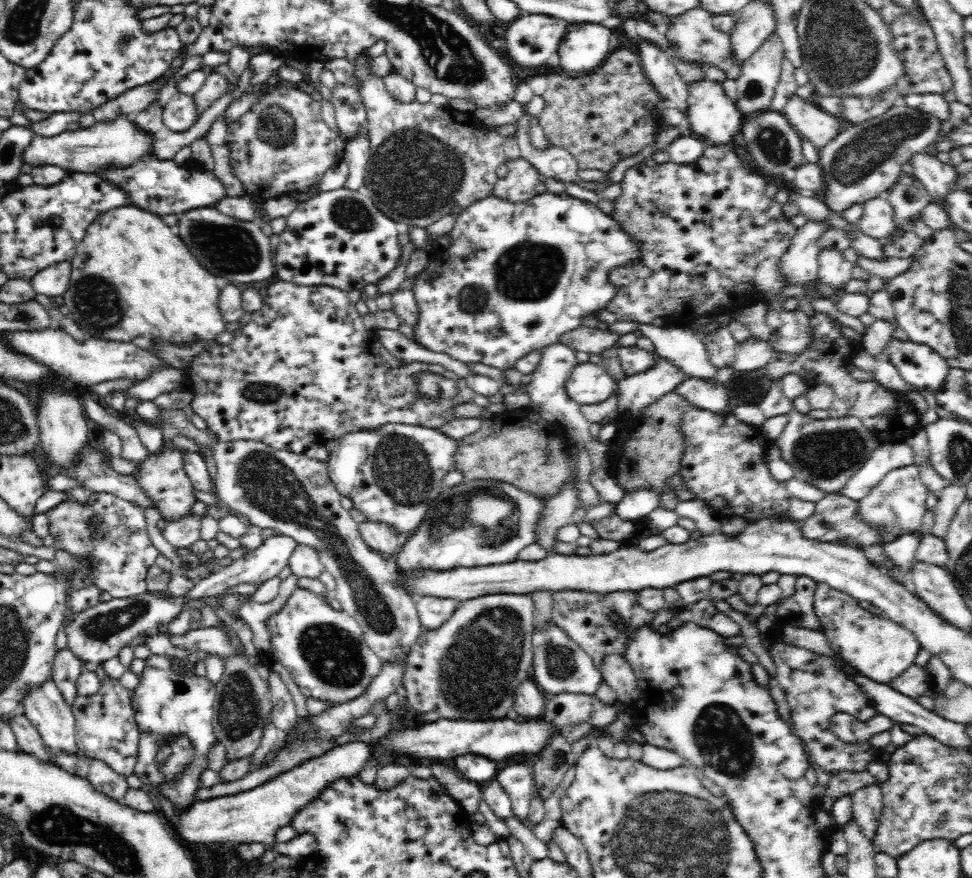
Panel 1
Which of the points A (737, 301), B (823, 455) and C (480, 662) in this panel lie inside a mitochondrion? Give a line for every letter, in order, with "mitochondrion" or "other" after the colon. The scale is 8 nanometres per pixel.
A: other
B: mitochondrion
C: mitochondrion

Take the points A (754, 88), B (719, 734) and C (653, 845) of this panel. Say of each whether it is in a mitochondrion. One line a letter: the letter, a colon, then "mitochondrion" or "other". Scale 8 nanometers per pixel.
A: mitochondrion
B: mitochondrion
C: mitochondrion

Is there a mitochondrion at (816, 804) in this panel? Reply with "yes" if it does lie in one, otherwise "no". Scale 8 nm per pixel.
no

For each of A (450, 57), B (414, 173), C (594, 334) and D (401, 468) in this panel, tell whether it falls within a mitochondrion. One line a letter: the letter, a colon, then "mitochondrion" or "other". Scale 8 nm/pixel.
A: mitochondrion
B: mitochondrion
C: other
D: mitochondrion

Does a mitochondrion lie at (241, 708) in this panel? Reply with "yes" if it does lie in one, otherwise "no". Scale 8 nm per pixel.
yes

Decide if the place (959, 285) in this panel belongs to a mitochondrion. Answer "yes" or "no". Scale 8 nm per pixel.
yes

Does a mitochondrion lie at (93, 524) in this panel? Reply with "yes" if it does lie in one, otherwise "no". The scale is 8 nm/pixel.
no

